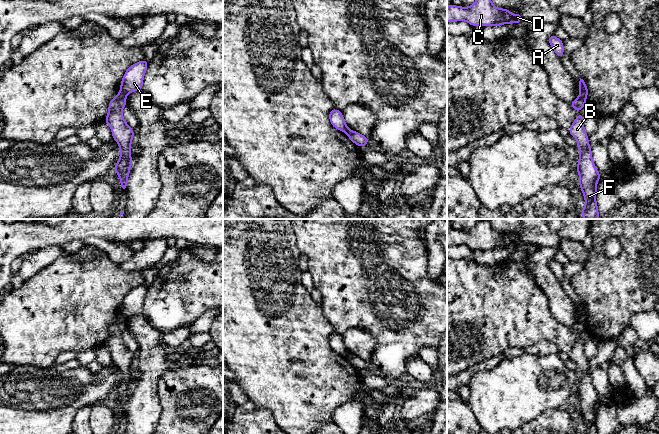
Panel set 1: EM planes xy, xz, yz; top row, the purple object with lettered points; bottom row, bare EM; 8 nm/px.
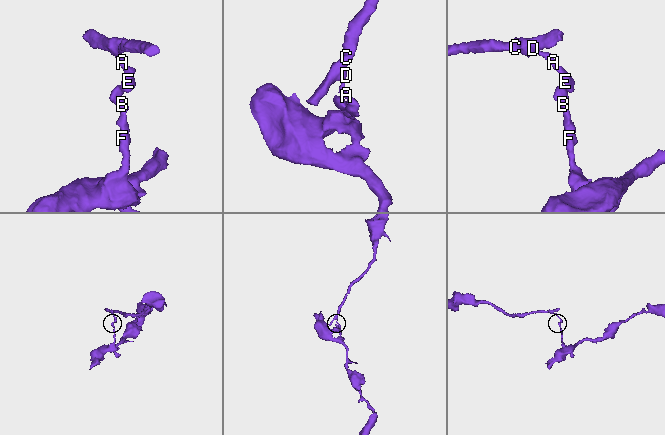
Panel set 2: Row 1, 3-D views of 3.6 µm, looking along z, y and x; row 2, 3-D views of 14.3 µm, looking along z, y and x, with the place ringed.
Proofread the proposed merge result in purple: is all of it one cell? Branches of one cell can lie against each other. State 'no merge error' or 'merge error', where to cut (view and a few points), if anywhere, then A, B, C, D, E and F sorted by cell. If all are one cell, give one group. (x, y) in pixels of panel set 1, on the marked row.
merge error; cut xy (119, 92), (124, 99); groups A C D E / B F

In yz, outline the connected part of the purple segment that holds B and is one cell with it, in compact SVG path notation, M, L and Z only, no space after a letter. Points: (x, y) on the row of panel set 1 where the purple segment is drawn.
M579 114L569 128L569 133L577 140L577 149L580 151L576 171L580 177L579 187L585 198L585 206L581 211L581 215L584 219L598 219L599 213L596 202L596 184L601 176L592 159L588 135L584 129L584 120L585 118Z

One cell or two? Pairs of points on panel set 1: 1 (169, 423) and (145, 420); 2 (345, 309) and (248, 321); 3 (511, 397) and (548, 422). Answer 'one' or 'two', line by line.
1: two
2: two
3: two

